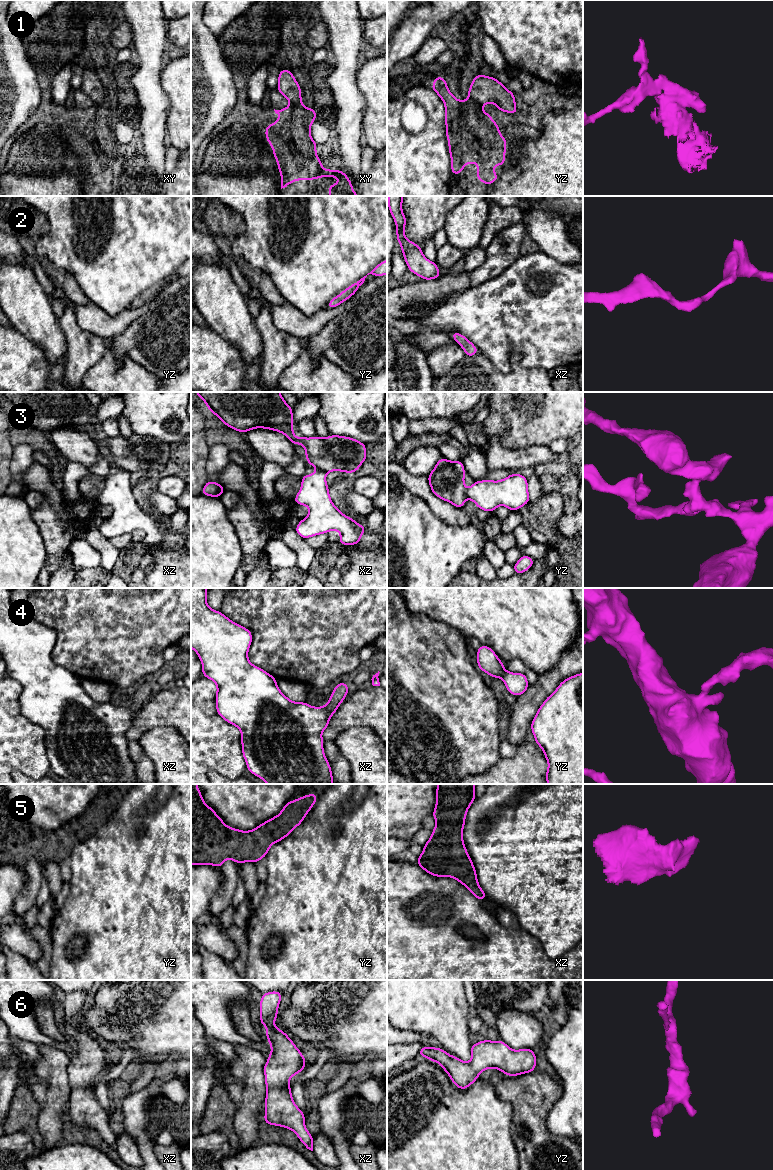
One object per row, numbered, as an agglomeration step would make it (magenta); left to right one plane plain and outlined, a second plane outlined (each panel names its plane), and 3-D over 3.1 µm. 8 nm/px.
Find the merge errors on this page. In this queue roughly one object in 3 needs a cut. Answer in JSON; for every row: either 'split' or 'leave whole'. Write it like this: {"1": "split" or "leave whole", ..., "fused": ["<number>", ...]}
{"1": "leave whole", "2": "leave whole", "3": "split", "4": "leave whole", "5": "split", "6": "leave whole", "fused": ["3", "5"]}

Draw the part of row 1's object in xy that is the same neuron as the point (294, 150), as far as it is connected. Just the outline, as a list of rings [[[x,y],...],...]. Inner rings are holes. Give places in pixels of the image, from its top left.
[[[282,69],[279,72],[277,90],[290,102],[289,107],[282,110],[275,110],[279,119],[275,123],[266,125],[265,137],[272,146],[275,160],[278,164],[278,170],[281,175],[281,189],[287,187],[297,180],[317,180],[320,177],[337,177],[339,184],[328,185],[329,196],[360,196],[353,190],[353,185],[349,177],[340,169],[324,169],[321,159],[316,154],[317,142],[312,139],[310,128],[317,118],[317,113],[313,107],[307,109],[302,103],[301,87],[296,81],[292,72],[288,69]]]

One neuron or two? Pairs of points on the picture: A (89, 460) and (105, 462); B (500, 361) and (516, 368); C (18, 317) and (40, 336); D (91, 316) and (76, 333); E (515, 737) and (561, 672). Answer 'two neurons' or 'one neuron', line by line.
A: two neurons
B: two neurons
C: one neuron
D: two neurons
E: one neuron

